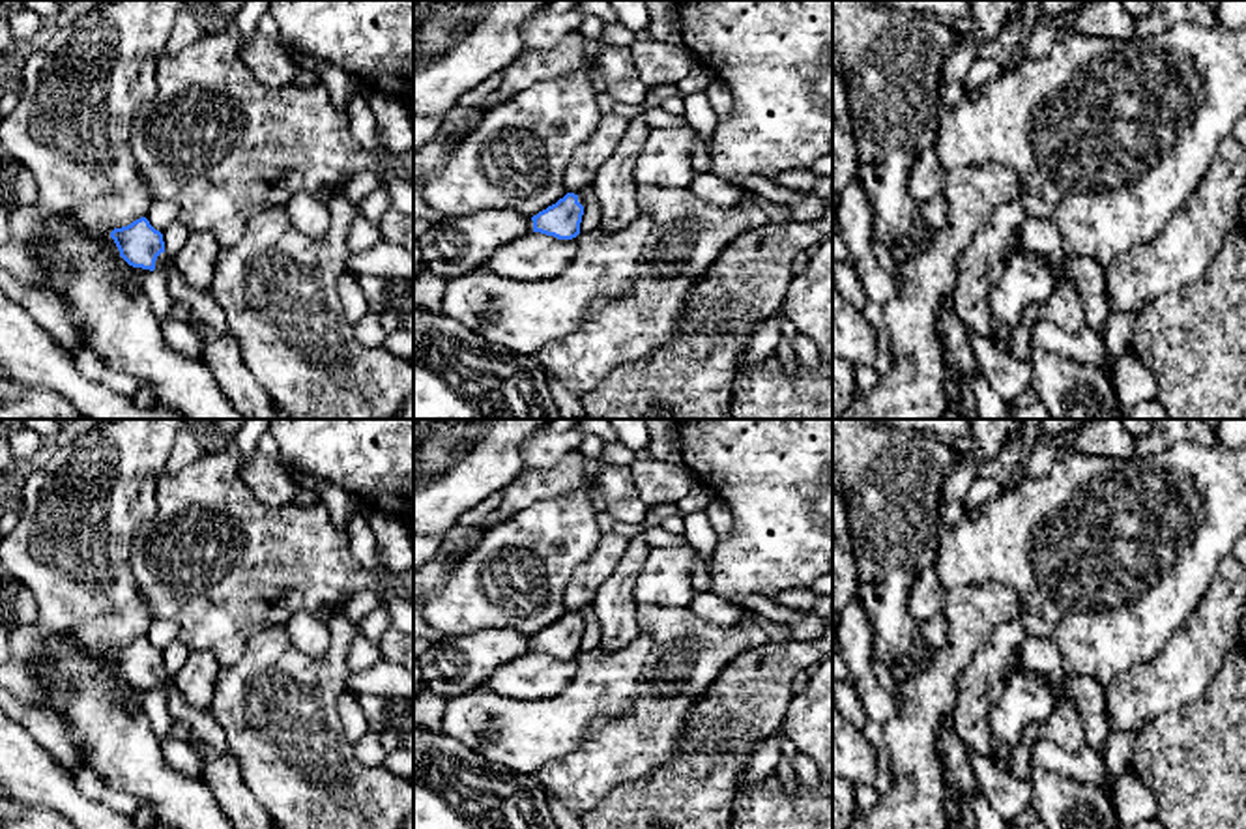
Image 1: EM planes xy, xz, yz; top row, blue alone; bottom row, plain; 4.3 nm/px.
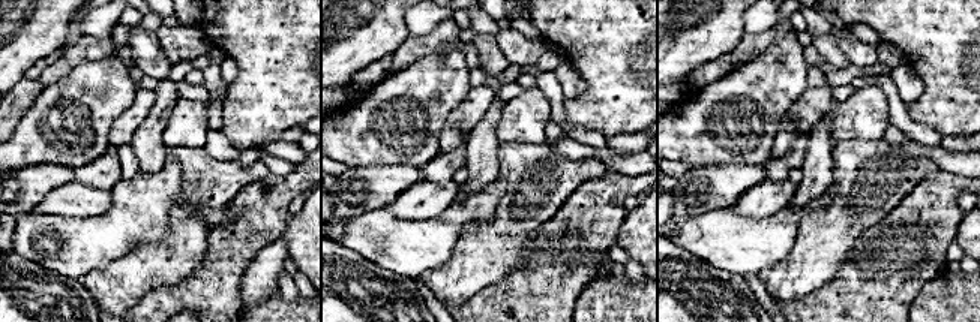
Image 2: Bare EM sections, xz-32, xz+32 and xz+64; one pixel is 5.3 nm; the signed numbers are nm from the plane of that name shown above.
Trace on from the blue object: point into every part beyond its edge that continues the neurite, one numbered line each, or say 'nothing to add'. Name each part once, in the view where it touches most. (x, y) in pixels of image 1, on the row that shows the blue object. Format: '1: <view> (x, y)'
1: xy (202, 307)

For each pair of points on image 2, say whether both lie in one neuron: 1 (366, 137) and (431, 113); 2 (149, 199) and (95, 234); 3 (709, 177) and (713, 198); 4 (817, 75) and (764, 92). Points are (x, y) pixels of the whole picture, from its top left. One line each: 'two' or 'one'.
1: one
2: one
3: one
4: two

